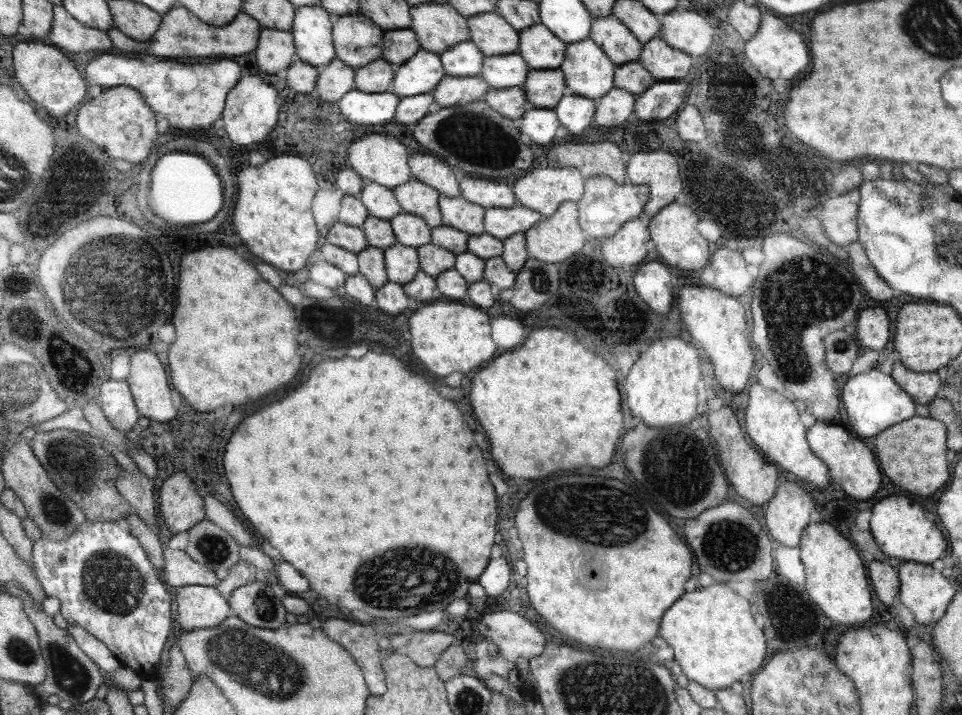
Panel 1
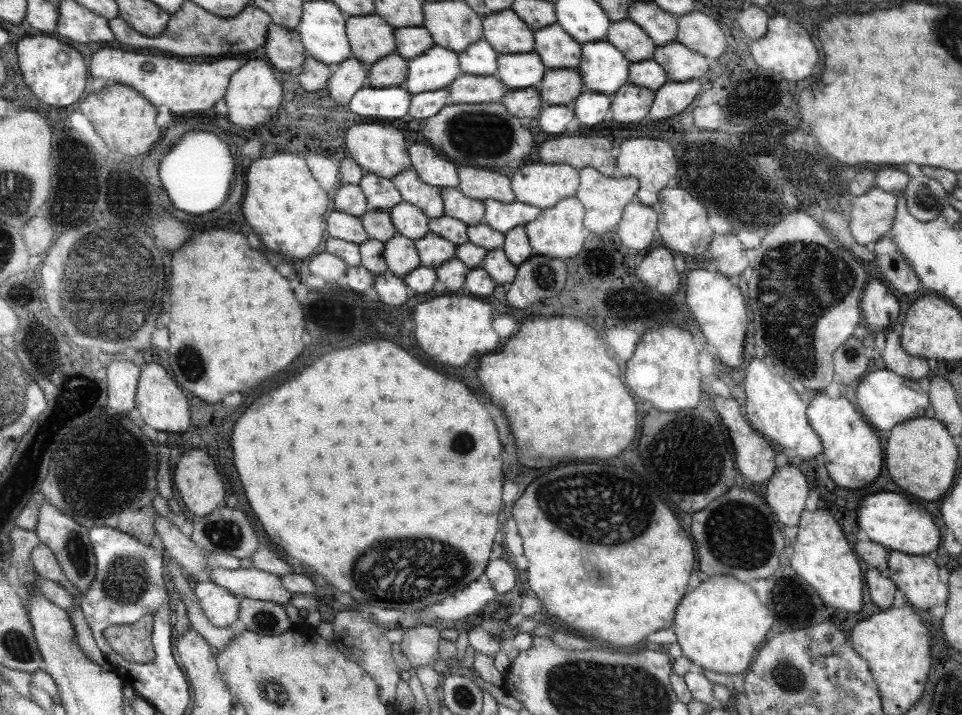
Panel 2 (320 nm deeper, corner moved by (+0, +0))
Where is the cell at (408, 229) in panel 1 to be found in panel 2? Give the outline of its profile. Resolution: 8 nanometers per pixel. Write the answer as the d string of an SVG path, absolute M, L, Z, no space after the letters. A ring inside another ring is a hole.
M401 201L387 210L397 234L417 240L429 232L428 219L420 208Z

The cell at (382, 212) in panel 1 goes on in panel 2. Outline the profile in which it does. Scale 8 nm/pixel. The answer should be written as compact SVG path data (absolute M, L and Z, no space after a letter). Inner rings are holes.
M364 173L357 184L372 210L388 210L402 201L394 184L373 173Z

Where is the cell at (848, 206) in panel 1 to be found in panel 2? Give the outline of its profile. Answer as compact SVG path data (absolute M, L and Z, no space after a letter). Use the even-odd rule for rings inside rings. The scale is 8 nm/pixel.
M870 188L865 194L855 197L851 207L850 229L855 242L865 245L877 242L890 232L897 212L896 193Z

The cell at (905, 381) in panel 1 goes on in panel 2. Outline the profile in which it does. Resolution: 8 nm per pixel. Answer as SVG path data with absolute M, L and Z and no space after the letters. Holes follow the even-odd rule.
M885 328L885 345L881 351L884 368L891 372L898 373L899 376L909 380L919 381L927 374L927 362L925 359L917 358L908 354L900 344L899 336L891 330Z

